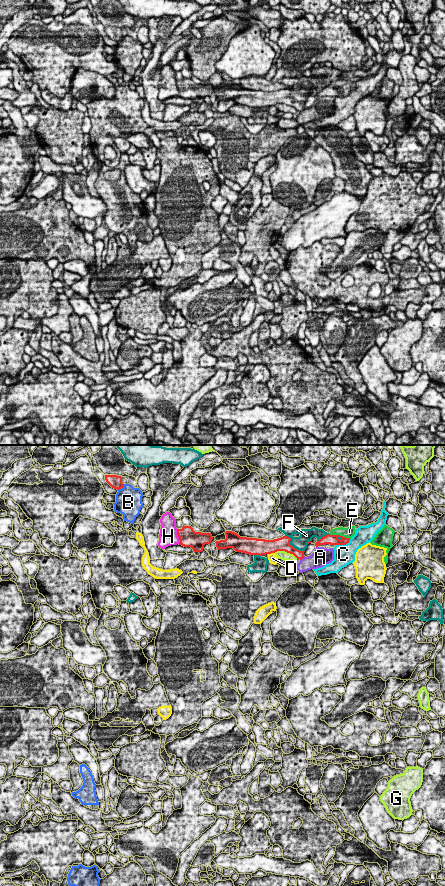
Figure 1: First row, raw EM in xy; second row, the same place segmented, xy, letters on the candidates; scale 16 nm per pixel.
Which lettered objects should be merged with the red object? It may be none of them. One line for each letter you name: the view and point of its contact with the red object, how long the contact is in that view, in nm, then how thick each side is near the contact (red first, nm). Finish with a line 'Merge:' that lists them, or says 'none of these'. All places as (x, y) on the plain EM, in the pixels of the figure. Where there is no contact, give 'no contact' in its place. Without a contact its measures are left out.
E: meets red in xy at (339, 87); contact 360 nm long; 160 nm thick on the red side, 170 nm on the other
Merge: E

